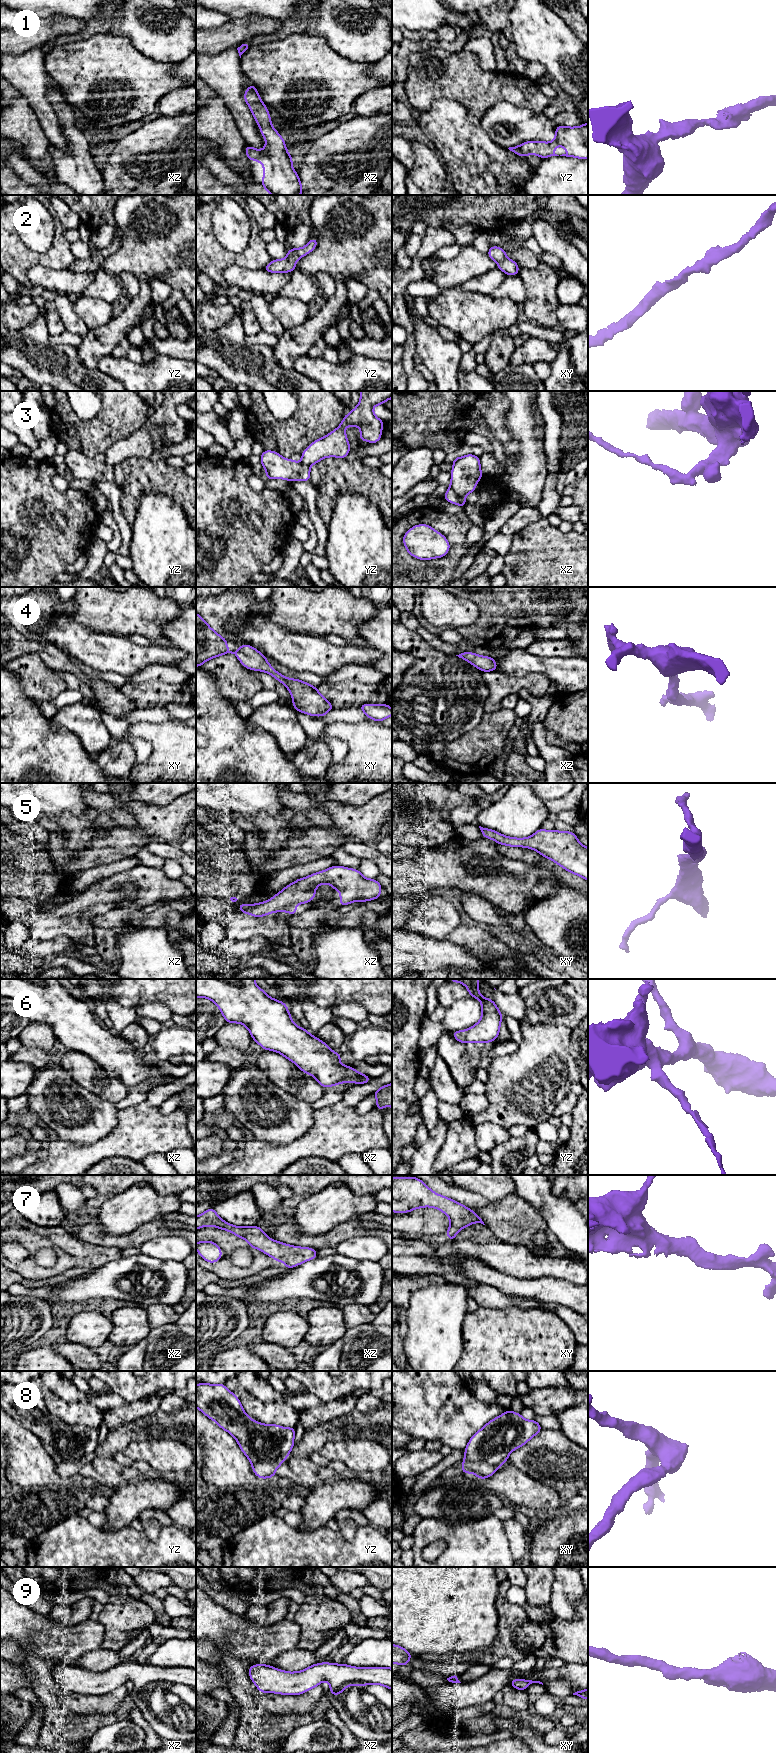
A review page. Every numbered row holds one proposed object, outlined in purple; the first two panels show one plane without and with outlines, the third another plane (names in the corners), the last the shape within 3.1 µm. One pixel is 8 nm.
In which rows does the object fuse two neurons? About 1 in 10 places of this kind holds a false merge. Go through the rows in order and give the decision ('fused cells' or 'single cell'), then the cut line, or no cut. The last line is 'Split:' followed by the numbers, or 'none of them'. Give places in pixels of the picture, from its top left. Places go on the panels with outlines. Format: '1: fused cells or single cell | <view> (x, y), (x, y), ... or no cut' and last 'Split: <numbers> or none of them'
1: single cell | no cut
2: single cell | no cut
3: fused cells | xz (450, 487), (465, 502)
4: single cell | no cut
5: single cell | no cut
6: single cell | no cut
7: single cell | no cut
8: fused cells | xy (463, 1460), (483, 1460), (497, 1467)
9: single cell | no cut
Split: 3, 8

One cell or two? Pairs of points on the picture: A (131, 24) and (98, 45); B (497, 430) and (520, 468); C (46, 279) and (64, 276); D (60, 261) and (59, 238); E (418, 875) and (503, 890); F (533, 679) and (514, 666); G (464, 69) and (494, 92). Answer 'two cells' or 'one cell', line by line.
A: two cells
B: two cells
C: one cell
D: one cell
E: one cell
F: two cells
G: one cell

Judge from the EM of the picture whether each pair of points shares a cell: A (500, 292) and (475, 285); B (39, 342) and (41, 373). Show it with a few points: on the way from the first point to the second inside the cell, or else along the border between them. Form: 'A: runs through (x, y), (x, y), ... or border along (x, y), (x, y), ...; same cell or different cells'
A: border along (506, 275), (502, 283), (491, 294); different cells
B: runs through (39, 350), (41, 365); same cell

